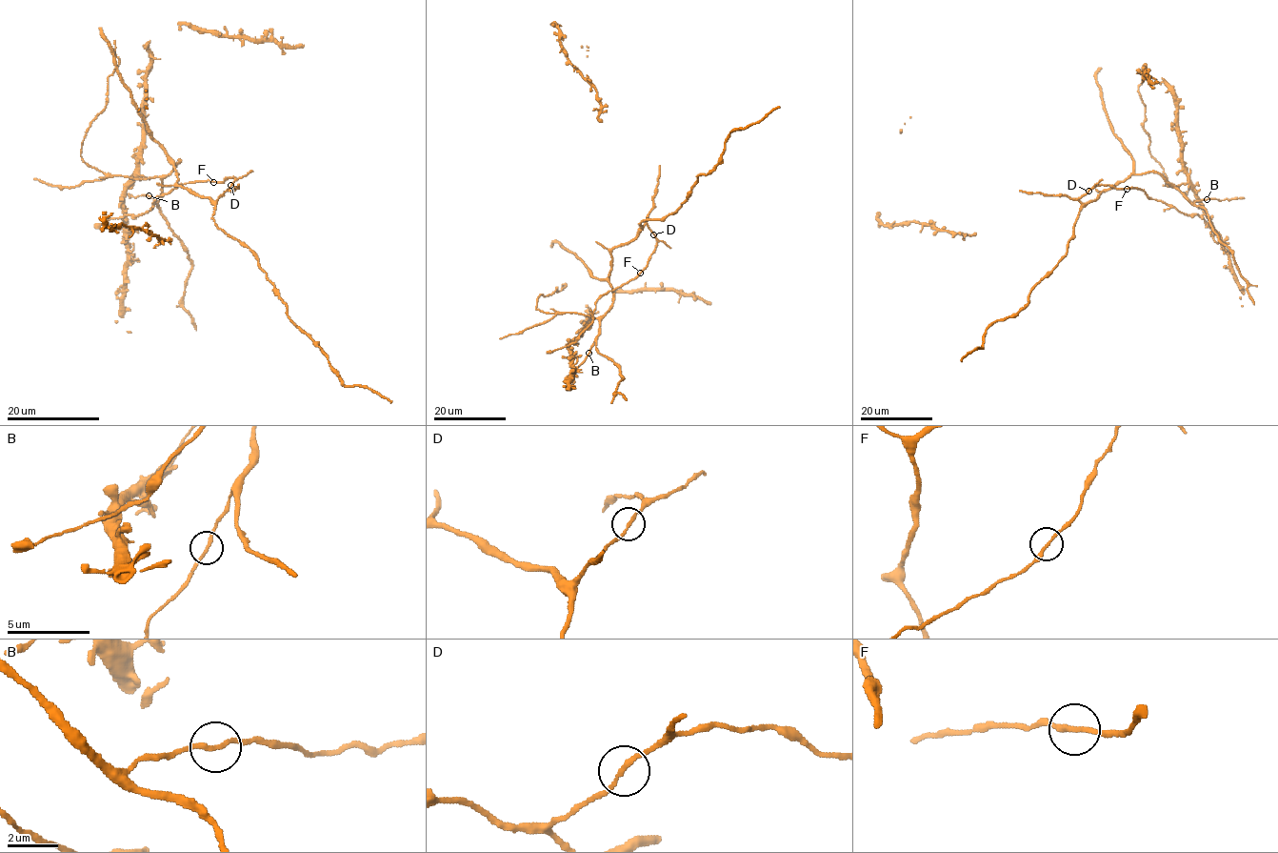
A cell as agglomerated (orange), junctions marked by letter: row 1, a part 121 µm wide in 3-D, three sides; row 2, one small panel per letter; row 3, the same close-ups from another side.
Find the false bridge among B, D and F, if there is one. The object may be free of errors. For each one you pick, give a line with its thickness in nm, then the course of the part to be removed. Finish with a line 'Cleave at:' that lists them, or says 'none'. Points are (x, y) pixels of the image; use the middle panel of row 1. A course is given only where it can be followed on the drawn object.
Cleave at: none

